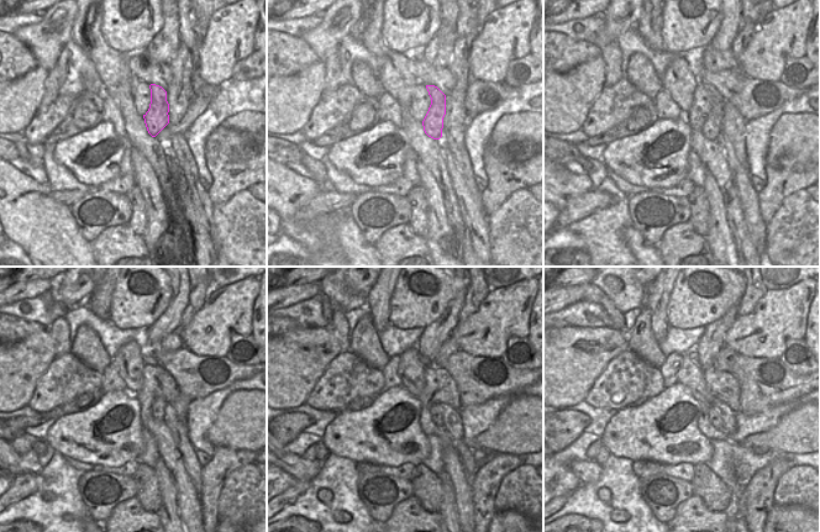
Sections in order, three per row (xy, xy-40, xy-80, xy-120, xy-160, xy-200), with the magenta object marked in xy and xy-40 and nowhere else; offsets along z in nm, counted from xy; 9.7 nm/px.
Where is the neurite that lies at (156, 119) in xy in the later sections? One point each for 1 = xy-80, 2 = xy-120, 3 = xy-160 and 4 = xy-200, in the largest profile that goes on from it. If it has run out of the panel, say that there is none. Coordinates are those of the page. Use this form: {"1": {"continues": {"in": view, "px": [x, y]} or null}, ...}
{"1": {"continues": {"in": "xy-80", "px": [710, 130]}}, "2": {"continues": {"in": "xy-120", "px": [158, 406]}}, "3": {"continues": {"in": "xy-160", "px": [435, 410]}}, "4": {"continues": {"in": "xy-200", "px": [714, 416]}}}

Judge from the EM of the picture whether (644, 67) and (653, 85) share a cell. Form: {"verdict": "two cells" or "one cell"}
{"verdict": "one cell"}

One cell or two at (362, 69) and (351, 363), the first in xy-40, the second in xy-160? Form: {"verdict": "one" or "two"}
{"verdict": "two"}

